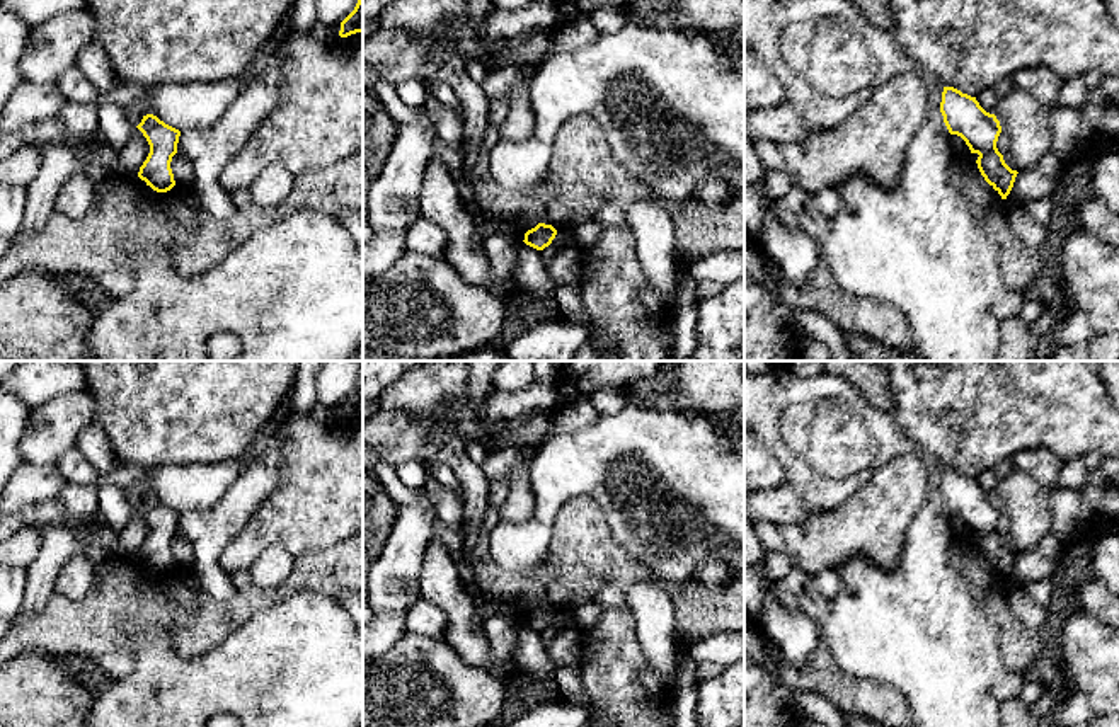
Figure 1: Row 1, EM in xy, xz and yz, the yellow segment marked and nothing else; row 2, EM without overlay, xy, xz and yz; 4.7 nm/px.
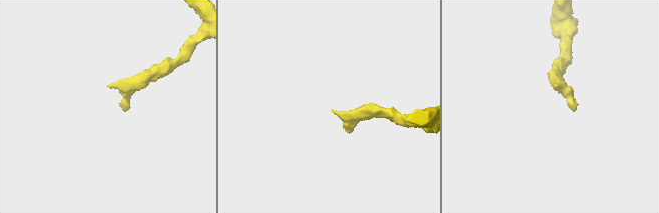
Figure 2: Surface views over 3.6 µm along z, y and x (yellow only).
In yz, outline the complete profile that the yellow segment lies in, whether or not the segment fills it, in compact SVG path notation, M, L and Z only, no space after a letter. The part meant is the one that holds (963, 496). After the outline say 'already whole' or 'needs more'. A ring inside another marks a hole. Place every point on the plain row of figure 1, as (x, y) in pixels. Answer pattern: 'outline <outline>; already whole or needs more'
outline M944 468L940 494L950 516L961 518L971 535L978 535L978 550L984 562L1007 581L1017 552L1012 552L996 530L1001 514L995 495L986 494L976 478L962 475L954 468Z; already whole

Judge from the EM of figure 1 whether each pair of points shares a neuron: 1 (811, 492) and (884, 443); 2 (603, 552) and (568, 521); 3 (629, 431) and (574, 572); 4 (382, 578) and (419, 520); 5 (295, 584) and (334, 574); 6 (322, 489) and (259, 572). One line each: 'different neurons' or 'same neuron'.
1: same neuron
2: same neuron
3: different neurons
4: same neuron
5: same neuron
6: different neurons

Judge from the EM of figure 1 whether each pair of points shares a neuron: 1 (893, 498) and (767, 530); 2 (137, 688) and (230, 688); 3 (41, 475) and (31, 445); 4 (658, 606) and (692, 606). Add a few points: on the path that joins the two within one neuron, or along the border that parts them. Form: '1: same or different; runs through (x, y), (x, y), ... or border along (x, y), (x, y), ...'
1: same; runs through (862, 526), (830, 538), (797, 538)
2: same; runs through (160, 685), (206, 686)
3: different; border along (26, 460), (55, 465)
4: different; border along (658, 584), (673, 605), (677, 634)

